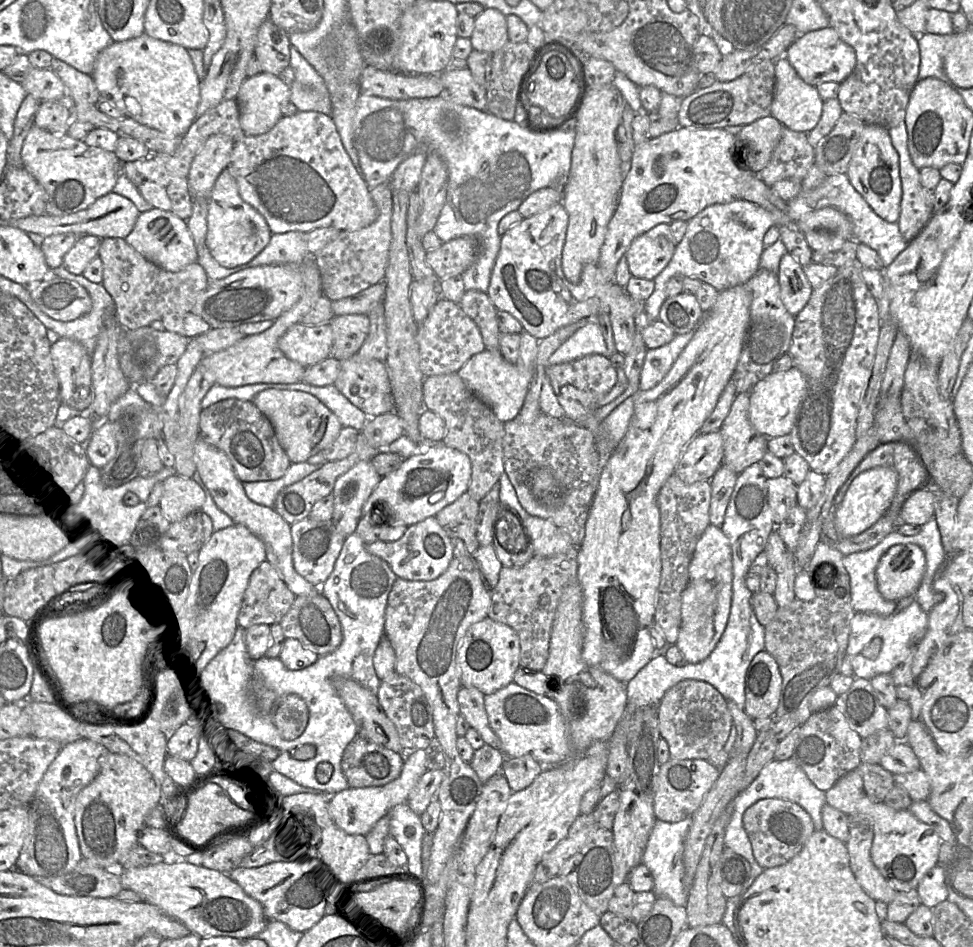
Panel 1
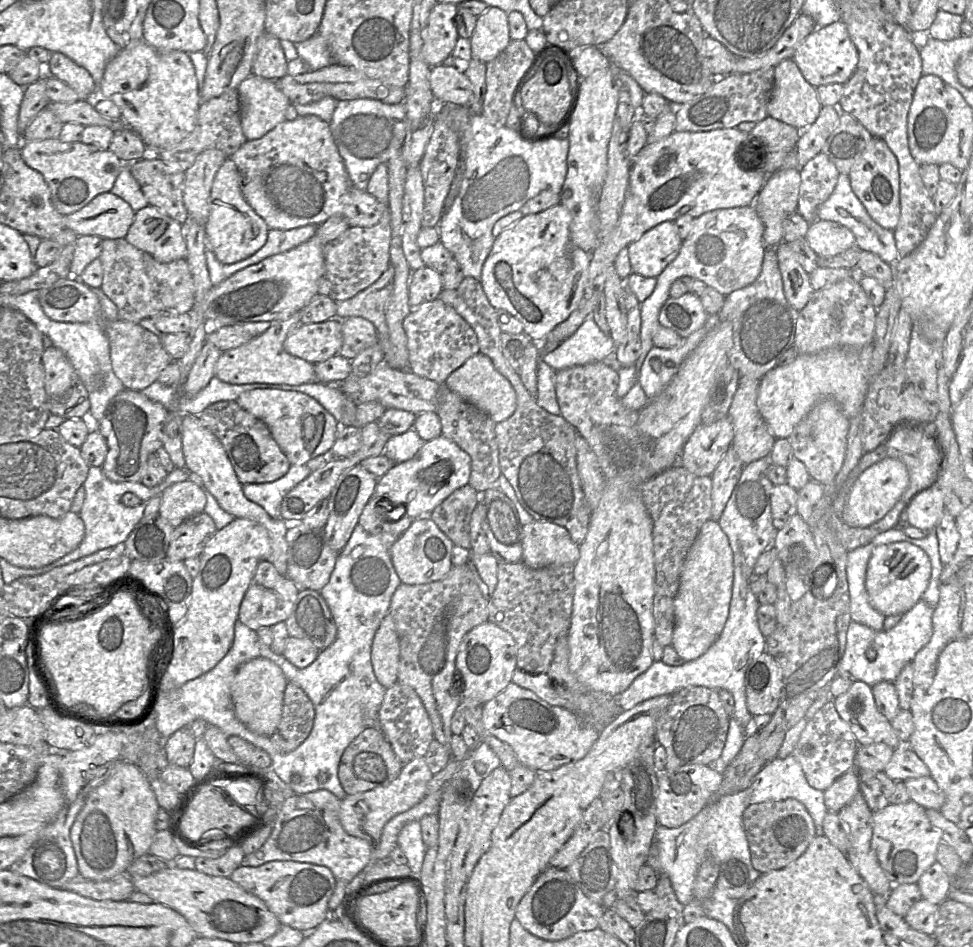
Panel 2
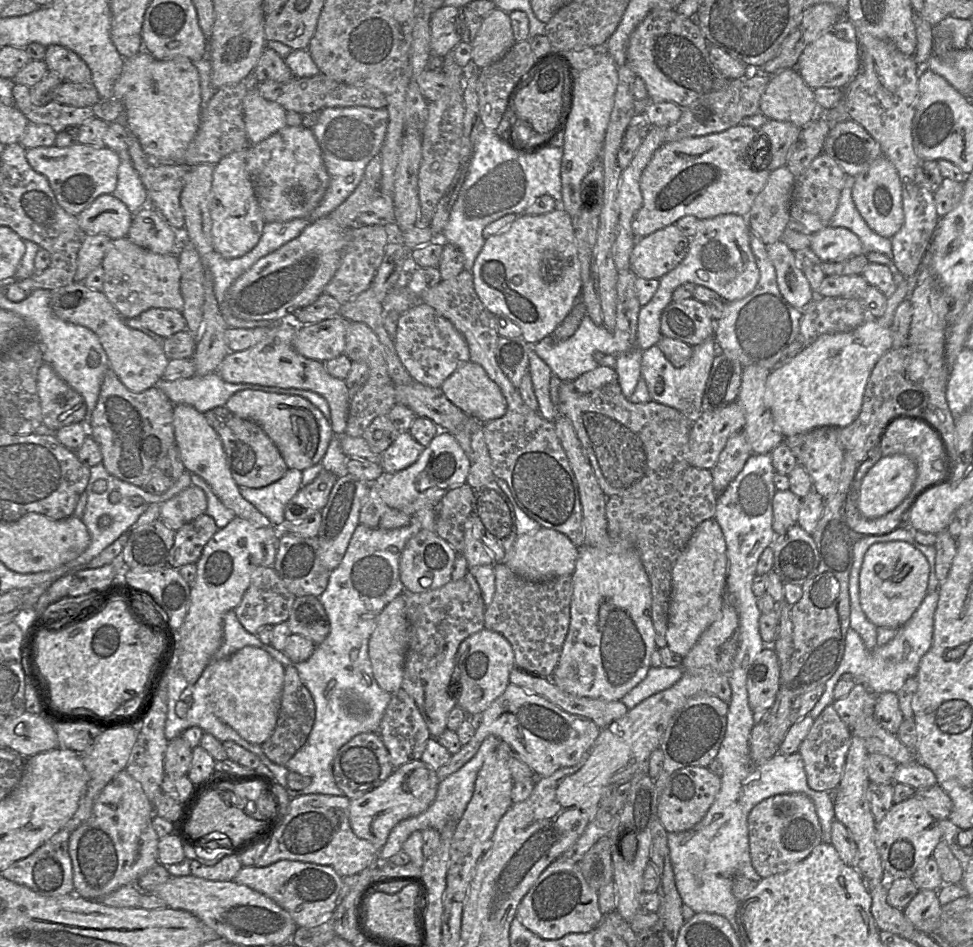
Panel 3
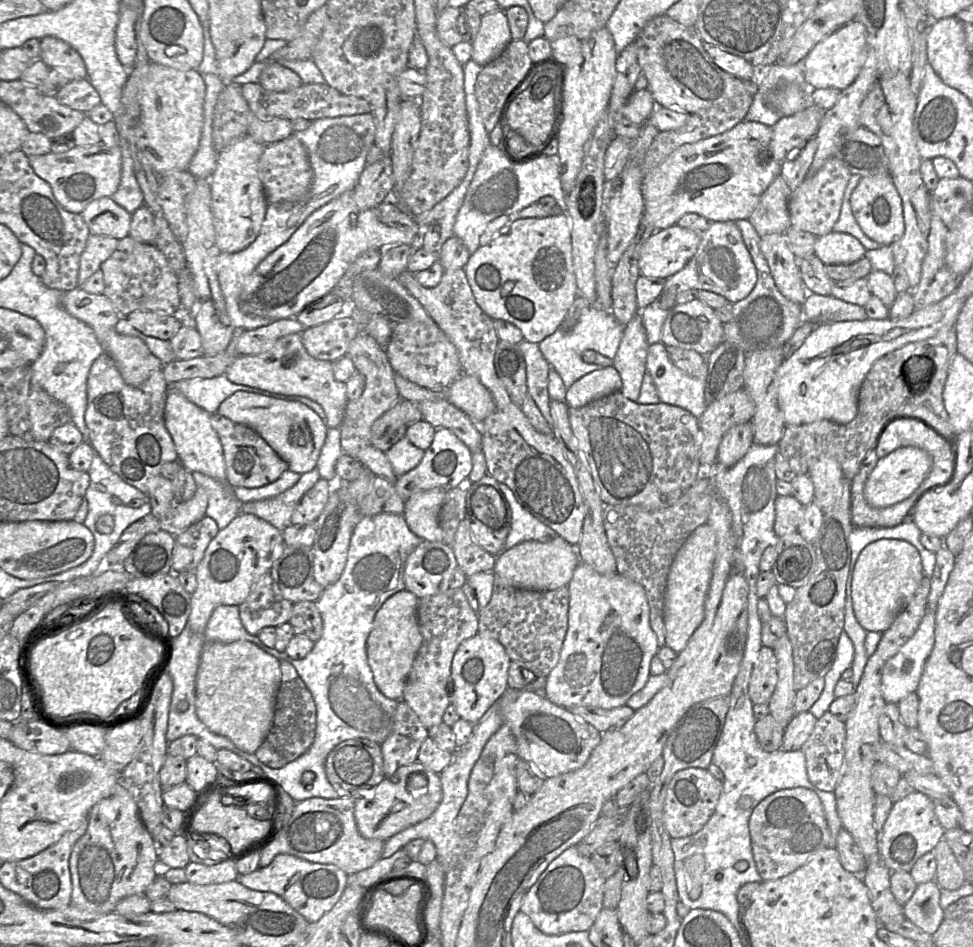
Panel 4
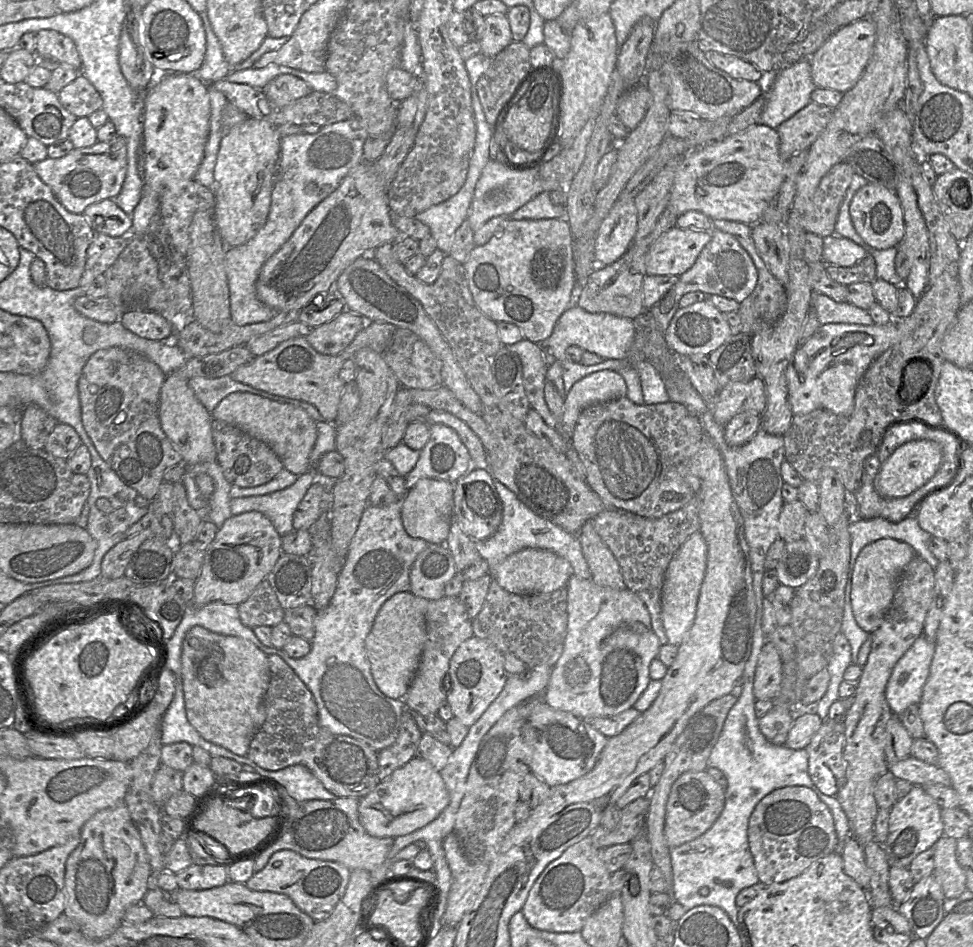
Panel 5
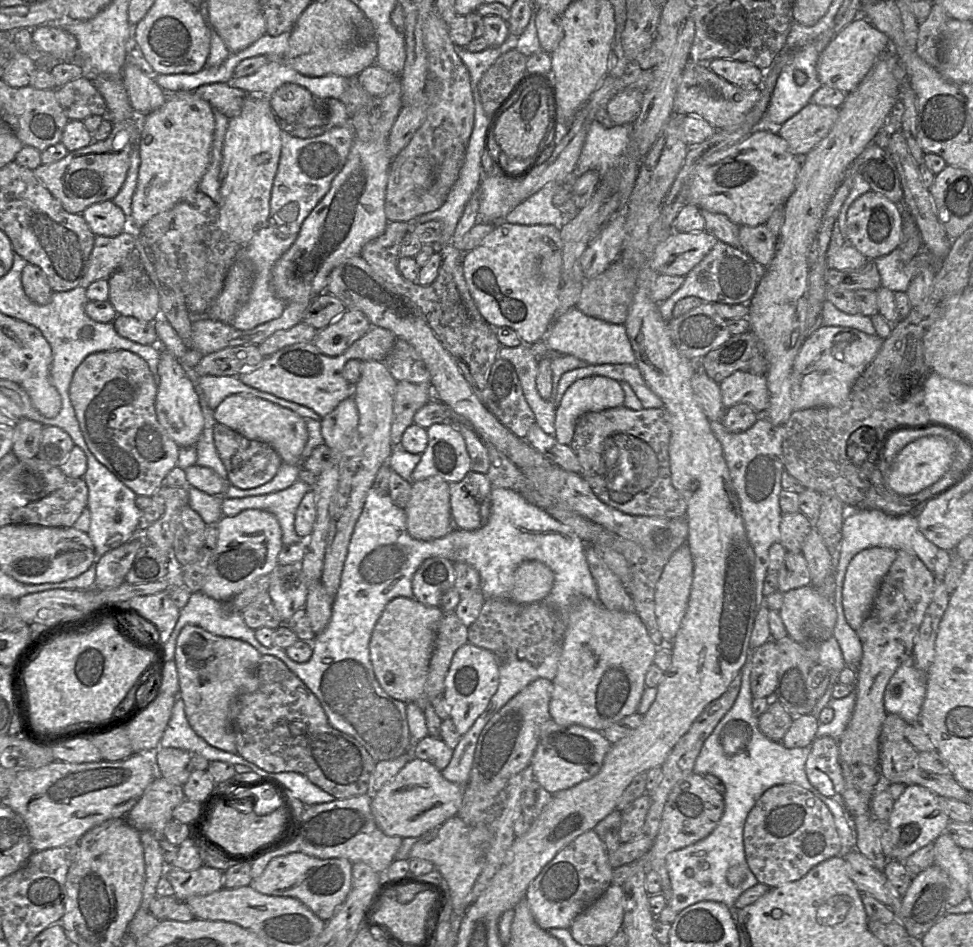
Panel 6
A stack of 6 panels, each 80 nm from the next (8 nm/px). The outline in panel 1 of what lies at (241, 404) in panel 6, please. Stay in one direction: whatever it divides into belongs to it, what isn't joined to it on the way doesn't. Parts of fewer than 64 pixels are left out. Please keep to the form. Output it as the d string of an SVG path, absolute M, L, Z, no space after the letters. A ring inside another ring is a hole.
M266 389L252 402L272 423L276 438L291 463L307 462L311 456L329 448L343 428L334 413L305 392Z

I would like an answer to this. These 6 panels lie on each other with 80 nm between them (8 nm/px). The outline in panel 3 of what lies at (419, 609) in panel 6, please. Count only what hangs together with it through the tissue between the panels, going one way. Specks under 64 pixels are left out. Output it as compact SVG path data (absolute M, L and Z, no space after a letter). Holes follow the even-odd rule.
M406 593L396 596L385 606L378 616L368 643L368 655L374 678L379 687L390 694L401 689L403 680L405 655L409 642L409 625L405 616Z

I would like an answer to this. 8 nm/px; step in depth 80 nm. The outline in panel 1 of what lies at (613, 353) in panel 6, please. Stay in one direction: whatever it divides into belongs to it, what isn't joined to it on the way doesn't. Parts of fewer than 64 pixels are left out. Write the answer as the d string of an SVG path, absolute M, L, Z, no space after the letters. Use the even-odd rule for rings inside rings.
M590 321L578 329L549 357L549 365L567 363L578 358L590 355L608 355L607 346L601 328L596 321Z

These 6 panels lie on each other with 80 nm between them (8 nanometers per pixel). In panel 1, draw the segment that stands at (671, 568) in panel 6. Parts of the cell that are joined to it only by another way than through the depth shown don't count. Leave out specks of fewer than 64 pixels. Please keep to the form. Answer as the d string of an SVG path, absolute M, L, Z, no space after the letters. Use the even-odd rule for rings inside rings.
M709 524L699 539L689 566L689 582L682 593L681 626L677 648L686 663L697 664L709 657L720 641L732 602L732 550L720 527Z

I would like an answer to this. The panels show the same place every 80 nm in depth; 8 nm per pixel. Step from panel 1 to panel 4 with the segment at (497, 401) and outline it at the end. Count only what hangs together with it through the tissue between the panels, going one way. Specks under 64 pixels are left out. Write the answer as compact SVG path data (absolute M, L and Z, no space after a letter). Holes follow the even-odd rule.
M461 374L446 389L446 398L471 420L484 421L495 410L489 390L475 377Z

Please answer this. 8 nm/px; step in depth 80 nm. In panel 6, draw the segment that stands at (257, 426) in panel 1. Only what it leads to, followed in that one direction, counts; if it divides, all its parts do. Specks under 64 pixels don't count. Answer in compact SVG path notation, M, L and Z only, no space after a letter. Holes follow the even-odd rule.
M215 424L213 435L215 447L228 474L227 479L231 485L240 489L256 488L269 482L283 463L271 445L248 439L223 424Z

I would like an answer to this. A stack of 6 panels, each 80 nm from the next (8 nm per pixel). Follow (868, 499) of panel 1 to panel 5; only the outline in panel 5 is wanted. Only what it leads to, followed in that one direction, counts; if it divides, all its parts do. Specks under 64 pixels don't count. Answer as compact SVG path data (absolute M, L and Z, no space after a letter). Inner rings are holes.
M931 440L910 441L899 448L881 464L874 480L878 494L885 498L902 498L926 484L937 472L942 460L941 446Z

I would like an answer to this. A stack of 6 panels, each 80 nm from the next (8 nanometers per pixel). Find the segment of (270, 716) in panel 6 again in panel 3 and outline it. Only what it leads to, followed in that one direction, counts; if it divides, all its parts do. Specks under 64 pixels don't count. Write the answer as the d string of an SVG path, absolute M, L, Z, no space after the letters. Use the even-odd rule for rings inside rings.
M292 666L284 669L284 683L280 710L272 735L260 745L265 756L273 763L284 765L306 742L315 720L315 704L308 689ZM360 733L344 744L333 760L333 777L348 799L357 799L381 785L393 772L390 755L379 733Z

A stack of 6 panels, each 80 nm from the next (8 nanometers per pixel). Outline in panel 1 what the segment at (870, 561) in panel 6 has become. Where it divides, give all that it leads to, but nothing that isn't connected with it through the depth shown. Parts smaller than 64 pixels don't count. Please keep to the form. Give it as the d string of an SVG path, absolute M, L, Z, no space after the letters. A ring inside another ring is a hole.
M894 545L881 557L876 568L877 588L890 601L913 596L921 585L925 569L926 558L920 546Z

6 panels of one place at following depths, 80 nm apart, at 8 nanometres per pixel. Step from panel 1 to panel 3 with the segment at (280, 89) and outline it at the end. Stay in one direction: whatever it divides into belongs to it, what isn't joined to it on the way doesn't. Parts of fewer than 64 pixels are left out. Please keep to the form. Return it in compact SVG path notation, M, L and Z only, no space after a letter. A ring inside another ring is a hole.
M250 83L243 99L244 122L250 144L257 144L287 126L286 110L264 99Z

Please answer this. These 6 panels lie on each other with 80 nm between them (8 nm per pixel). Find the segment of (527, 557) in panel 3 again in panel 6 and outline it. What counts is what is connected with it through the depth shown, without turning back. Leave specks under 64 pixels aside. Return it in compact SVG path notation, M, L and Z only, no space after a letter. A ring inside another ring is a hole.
M536 560L522 562L514 572L511 599L519 603L543 601L551 592L554 573Z

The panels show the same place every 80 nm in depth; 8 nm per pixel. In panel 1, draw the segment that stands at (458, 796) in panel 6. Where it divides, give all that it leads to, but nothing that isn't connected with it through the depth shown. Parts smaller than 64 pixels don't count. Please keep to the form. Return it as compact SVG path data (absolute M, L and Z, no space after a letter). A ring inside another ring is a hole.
M425 749L409 752L405 757L401 774L390 783L381 787L347 788L330 796L329 815L334 824L344 832L366 836L376 822L386 816L393 807L408 801L417 782L426 771Z

